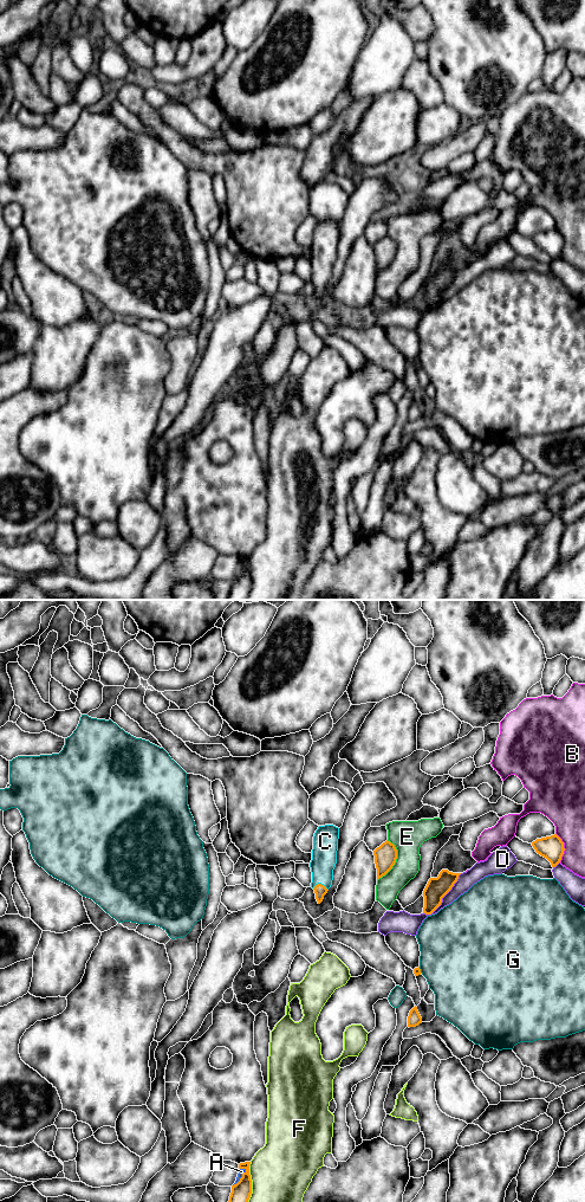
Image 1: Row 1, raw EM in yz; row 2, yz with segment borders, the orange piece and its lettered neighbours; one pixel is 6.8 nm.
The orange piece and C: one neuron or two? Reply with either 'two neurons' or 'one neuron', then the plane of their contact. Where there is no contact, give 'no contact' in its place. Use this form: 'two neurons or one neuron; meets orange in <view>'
one neuron; meets orange in yz

